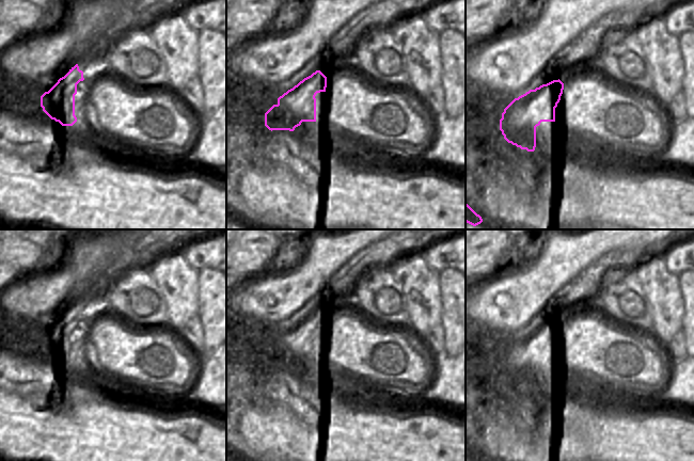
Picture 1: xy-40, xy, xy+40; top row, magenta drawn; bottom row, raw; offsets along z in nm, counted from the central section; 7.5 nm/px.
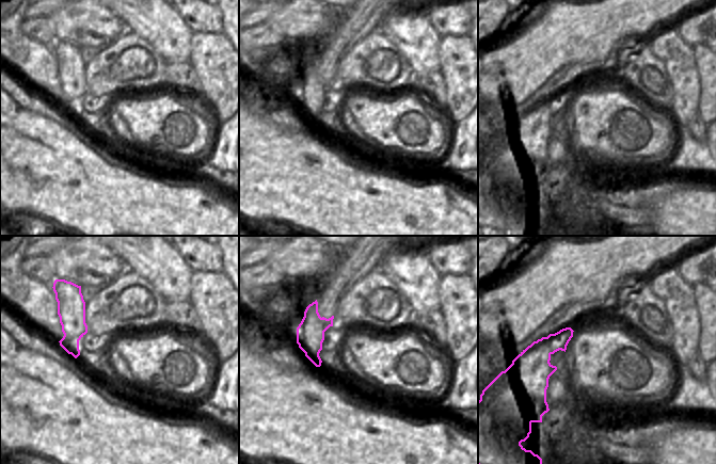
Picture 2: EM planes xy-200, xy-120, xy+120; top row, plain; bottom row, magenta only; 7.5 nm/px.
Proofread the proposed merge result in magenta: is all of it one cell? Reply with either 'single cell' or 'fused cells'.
fused cells

